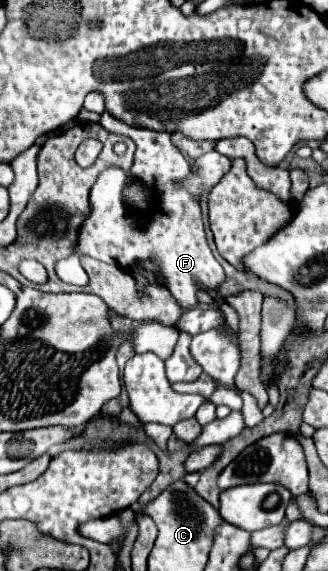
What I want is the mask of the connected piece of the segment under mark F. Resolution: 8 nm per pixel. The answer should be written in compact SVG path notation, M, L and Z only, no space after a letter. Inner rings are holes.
M108 112L100 114L100 124L110 132L130 136L136 142L136 156L128 172L118 166L110 166L102 170L100 178L94 182L90 192L92 212L80 228L78 252L106 260L122 270L128 270L134 262L156 260L164 286L170 290L174 300L178 300L184 310L194 308L198 304L198 290L216 290L224 282L224 270L212 256L206 242L198 200L182 188L182 180L190 174L190 164L172 144L172 134L168 132L136 128ZM128 178L136 178L152 192L152 202L146 212L137 212L124 204L122 190Z

